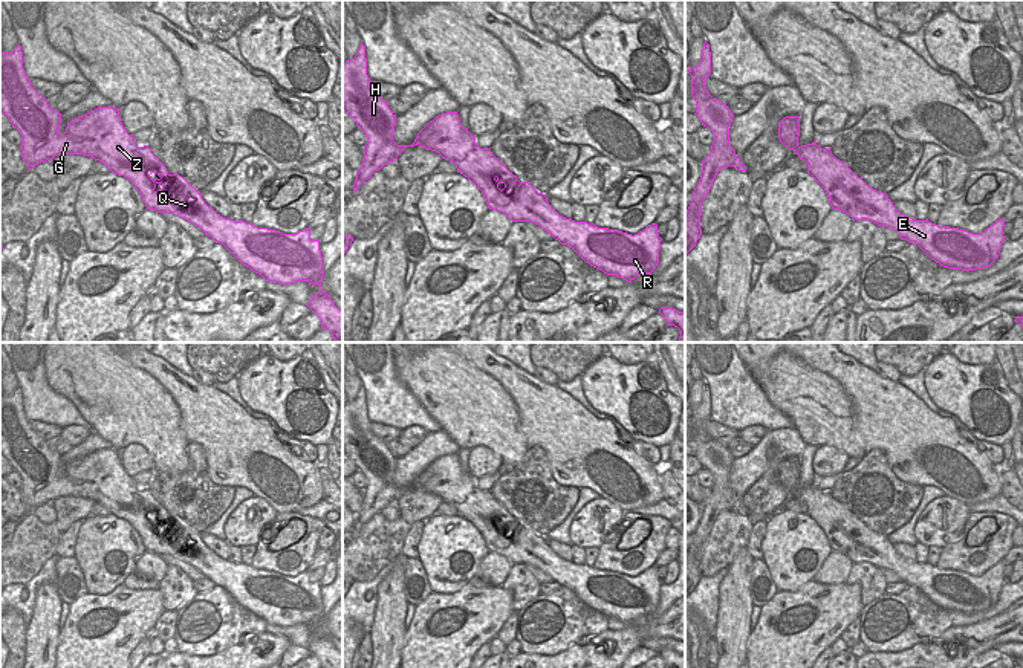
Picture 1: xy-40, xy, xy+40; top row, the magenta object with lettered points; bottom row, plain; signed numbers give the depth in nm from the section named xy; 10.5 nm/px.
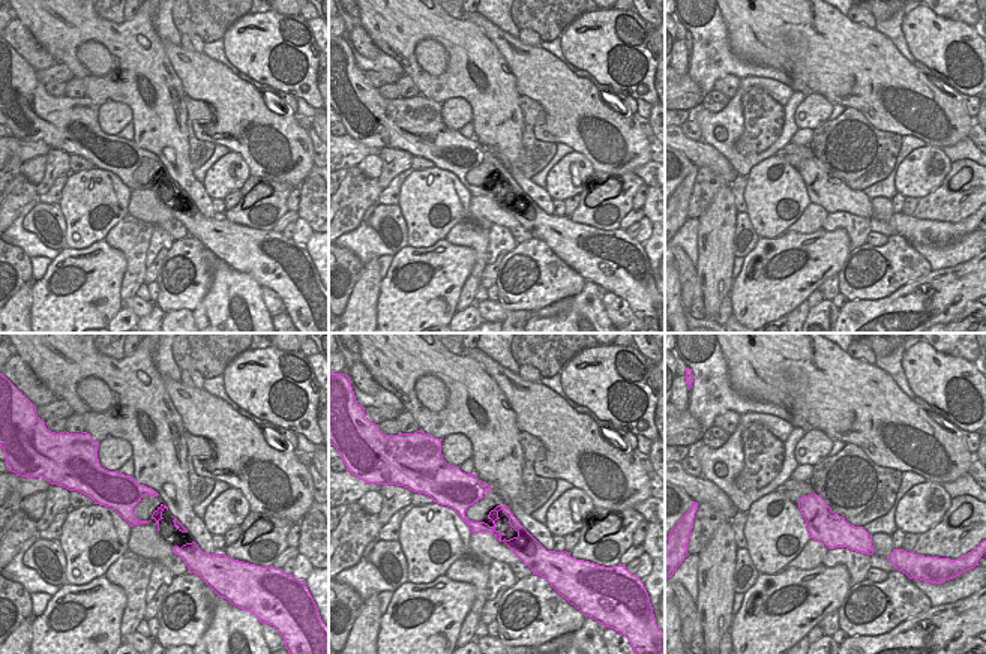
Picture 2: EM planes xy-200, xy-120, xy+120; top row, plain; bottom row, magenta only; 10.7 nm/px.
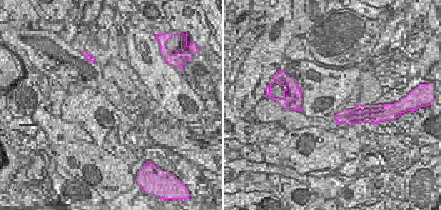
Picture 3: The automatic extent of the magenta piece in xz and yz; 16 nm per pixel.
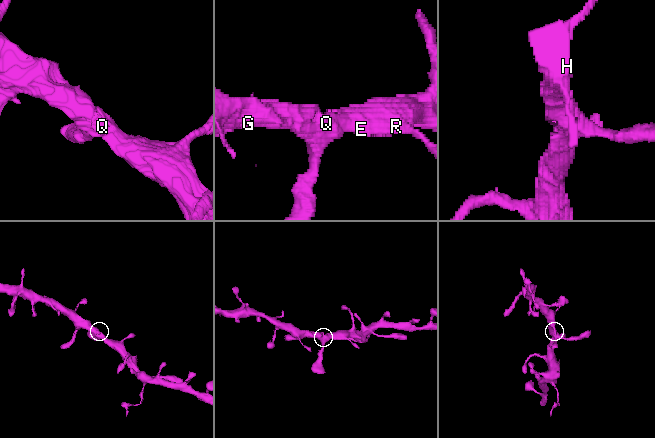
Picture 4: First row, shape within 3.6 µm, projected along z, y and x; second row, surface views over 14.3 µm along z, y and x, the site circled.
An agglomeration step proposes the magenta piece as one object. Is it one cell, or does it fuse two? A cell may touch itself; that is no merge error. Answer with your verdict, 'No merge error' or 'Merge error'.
No merge error.

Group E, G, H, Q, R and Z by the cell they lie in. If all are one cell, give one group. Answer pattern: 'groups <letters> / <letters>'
groups E G H Q R Z

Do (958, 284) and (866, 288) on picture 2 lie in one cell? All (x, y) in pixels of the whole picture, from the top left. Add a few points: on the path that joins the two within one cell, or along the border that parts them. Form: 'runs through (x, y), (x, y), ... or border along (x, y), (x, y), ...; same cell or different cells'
border along (931, 270), (905, 282), (887, 296), (866, 300); different cells

